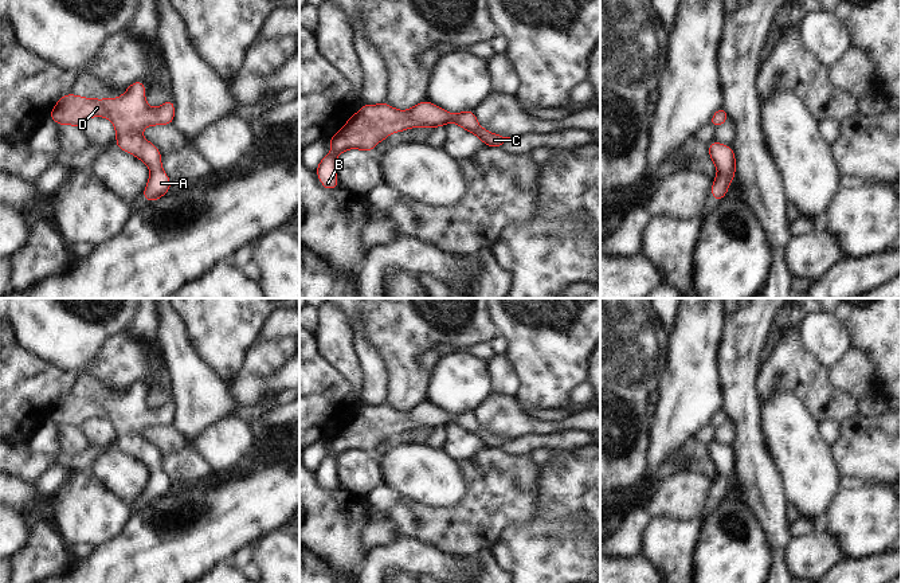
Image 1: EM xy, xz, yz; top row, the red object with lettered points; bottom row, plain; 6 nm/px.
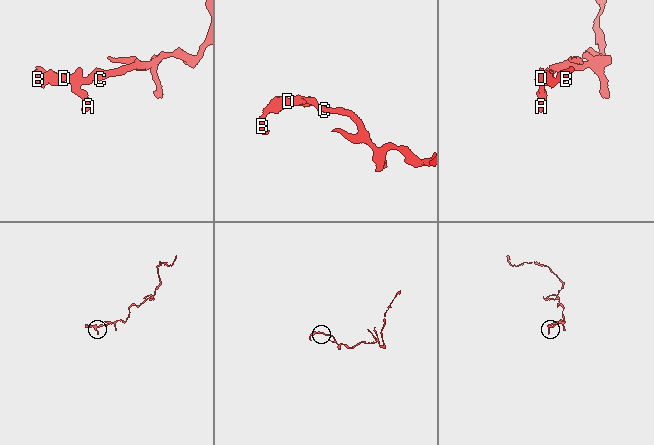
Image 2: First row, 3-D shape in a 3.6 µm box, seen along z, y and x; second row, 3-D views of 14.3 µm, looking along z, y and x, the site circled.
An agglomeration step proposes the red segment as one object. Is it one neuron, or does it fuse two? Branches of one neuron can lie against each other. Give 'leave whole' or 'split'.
leave whole

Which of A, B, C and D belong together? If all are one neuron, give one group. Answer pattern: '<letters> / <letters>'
A B C D

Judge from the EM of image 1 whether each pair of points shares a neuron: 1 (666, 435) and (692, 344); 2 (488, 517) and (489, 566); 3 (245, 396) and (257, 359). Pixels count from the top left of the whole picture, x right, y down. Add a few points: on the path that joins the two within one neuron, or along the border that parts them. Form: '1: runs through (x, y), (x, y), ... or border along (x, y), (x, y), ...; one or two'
1: runs through (681, 413), (689, 398), (692, 367); one
2: border along (489, 547), (482, 547), (476, 555); two
3: border along (282, 366), (267, 376), (249, 375), (242, 370); two

